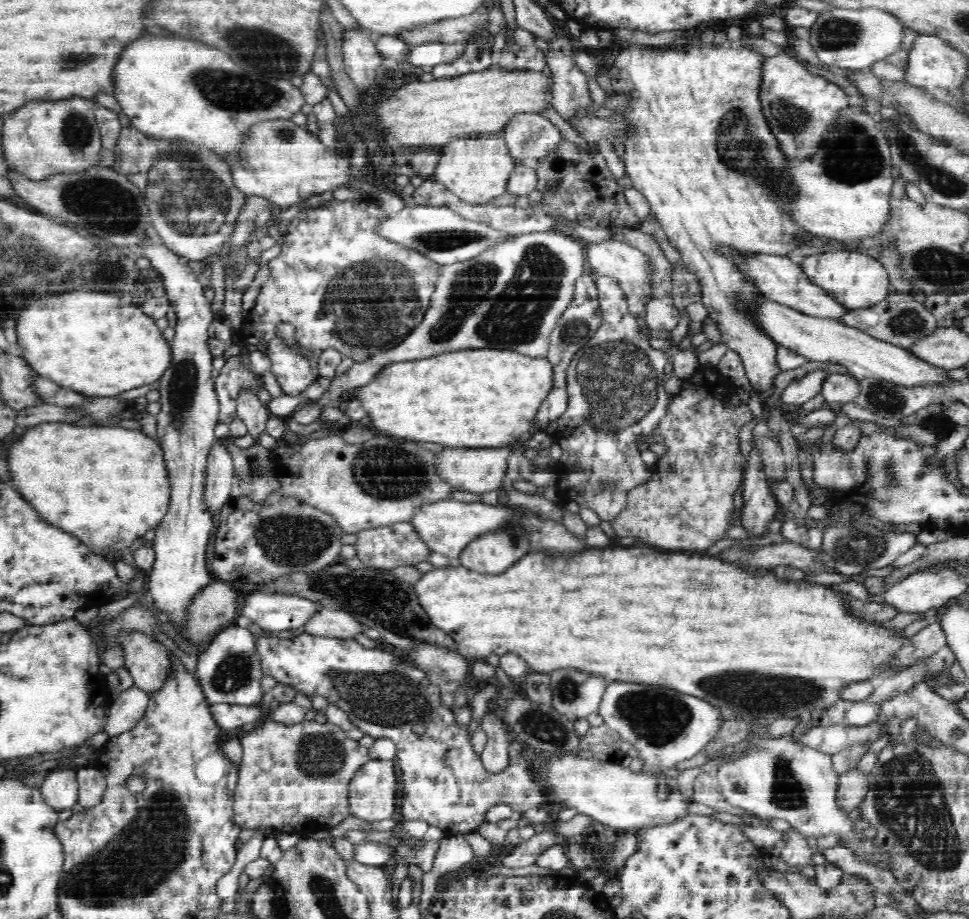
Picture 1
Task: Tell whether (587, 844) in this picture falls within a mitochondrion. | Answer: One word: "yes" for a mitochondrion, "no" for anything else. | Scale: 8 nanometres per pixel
no

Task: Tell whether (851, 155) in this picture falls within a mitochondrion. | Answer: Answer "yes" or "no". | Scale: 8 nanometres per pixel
yes

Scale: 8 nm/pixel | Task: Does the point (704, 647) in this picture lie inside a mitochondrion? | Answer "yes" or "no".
no

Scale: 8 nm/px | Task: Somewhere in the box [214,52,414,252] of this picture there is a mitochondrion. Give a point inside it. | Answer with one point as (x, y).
(282, 133)

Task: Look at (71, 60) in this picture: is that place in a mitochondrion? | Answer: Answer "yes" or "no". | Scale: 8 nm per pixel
yes

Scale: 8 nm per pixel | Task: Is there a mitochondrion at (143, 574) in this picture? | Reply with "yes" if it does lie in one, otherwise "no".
no

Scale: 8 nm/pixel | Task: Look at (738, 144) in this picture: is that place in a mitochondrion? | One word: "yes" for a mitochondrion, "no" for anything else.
yes

